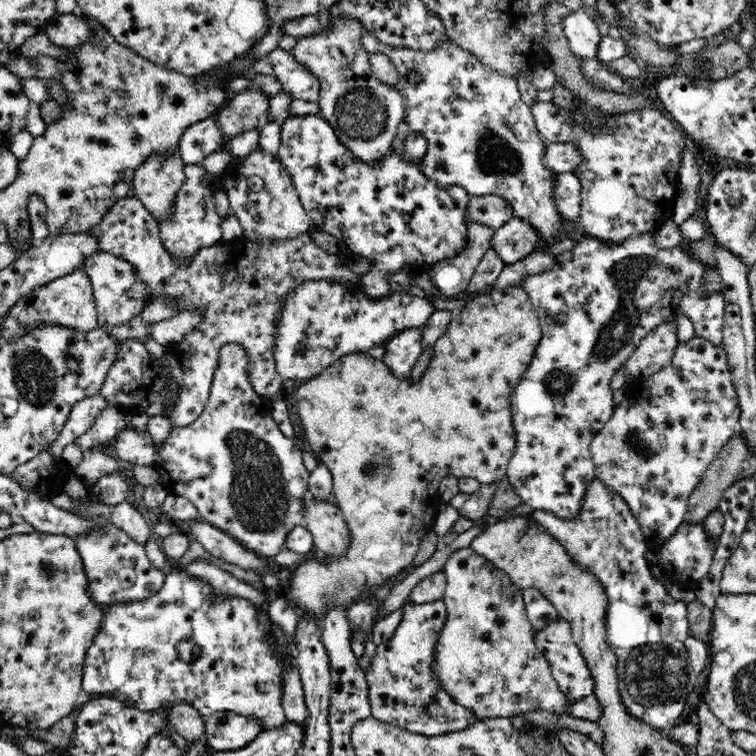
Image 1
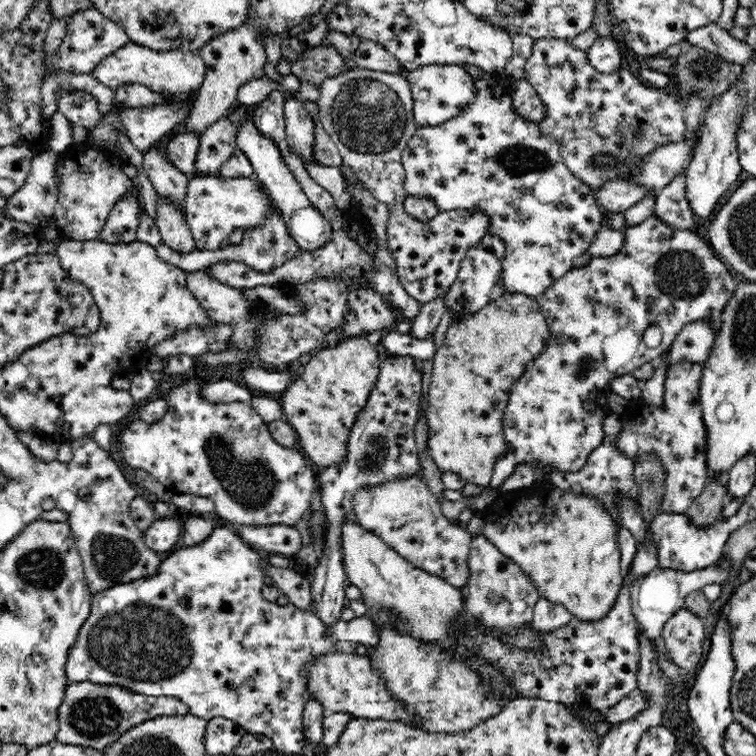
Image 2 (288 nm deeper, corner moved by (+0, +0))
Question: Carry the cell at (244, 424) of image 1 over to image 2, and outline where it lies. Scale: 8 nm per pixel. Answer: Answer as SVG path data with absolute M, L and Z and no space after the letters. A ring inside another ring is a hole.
M188 384L168 396L168 412L160 422L148 426L144 420L130 422L120 436L120 450L128 466L144 470L158 478L166 488L180 494L210 498L216 506L216 518L226 526L262 528L262 526L298 526L308 512L316 488L316 474L300 448L282 448L268 432L266 420L254 412L252 402L214 404L204 398L206 386Z

